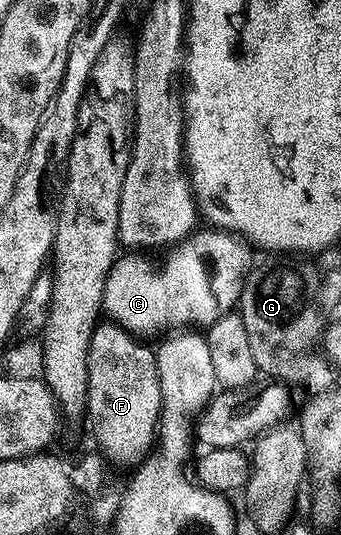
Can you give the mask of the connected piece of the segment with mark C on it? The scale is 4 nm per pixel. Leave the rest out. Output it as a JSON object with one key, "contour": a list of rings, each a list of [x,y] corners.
{"contour":[[[211,229],[208,232],[208,235],[201,236],[199,240],[195,240],[195,237],[188,237],[176,242],[170,248],[172,251],[156,267],[154,261],[146,259],[143,253],[120,254],[111,266],[111,272],[107,274],[105,281],[102,310],[106,318],[108,315],[112,319],[108,320],[116,328],[135,336],[155,335],[158,331],[179,333],[182,332],[179,331],[182,327],[206,329],[212,327],[219,320],[220,315],[230,312],[240,302],[245,280],[249,275],[247,253],[243,249],[244,244],[238,238],[219,229]]]}

